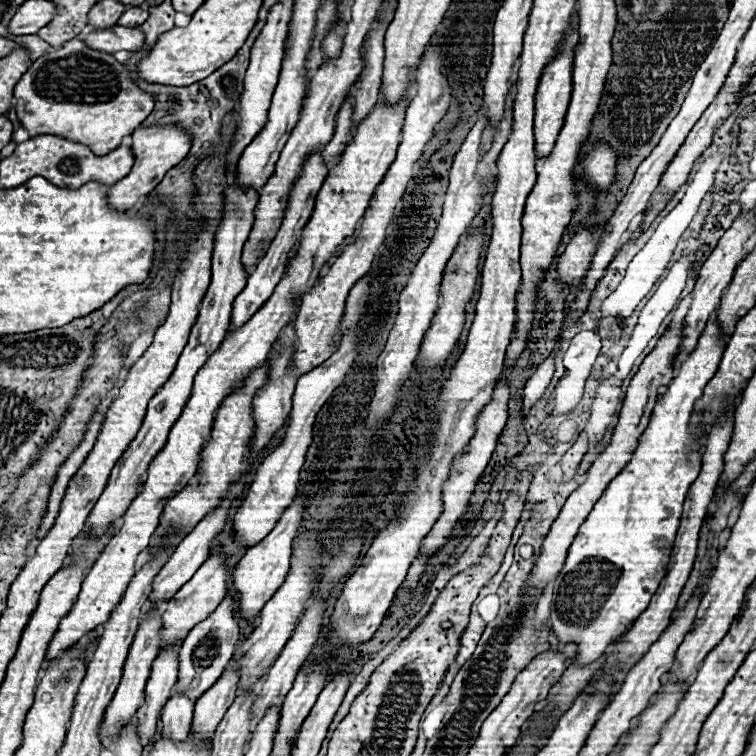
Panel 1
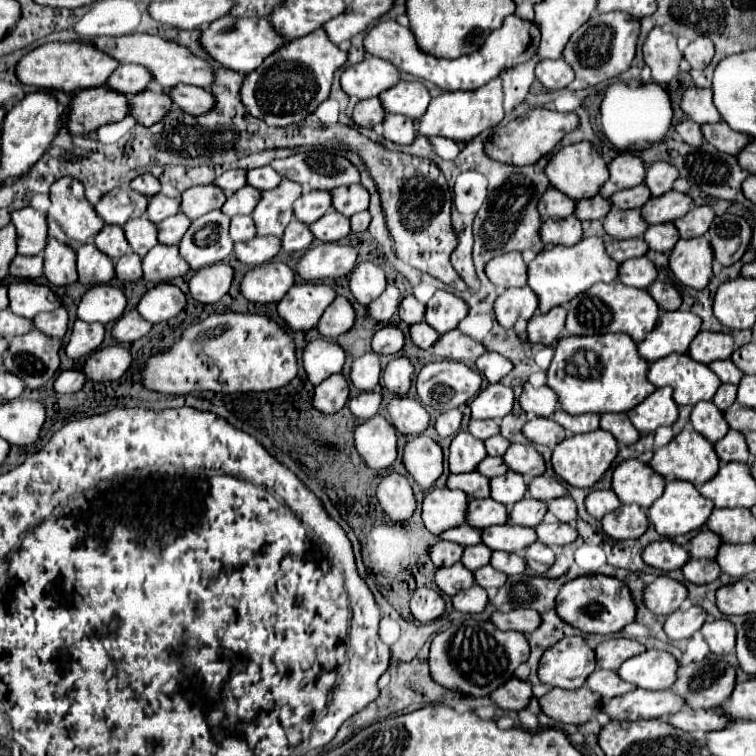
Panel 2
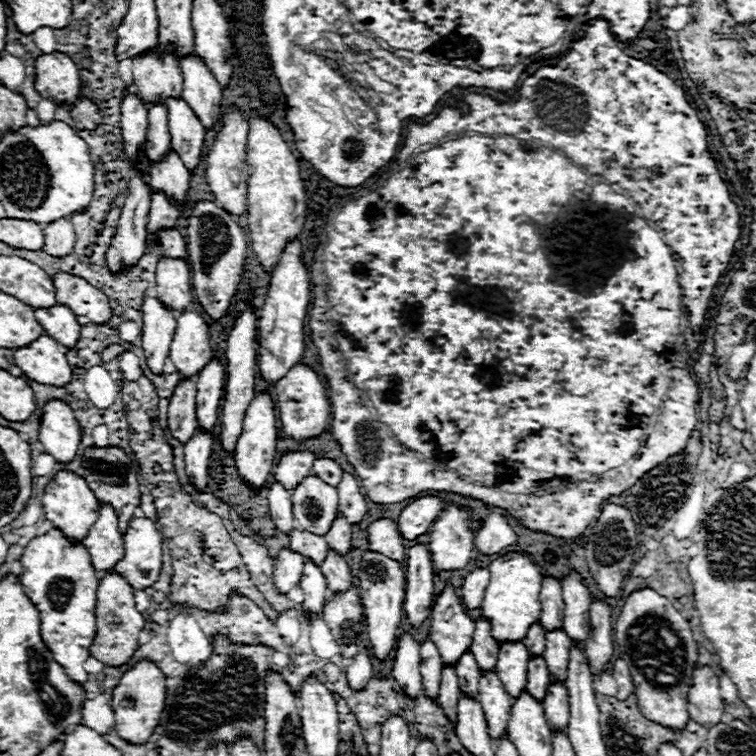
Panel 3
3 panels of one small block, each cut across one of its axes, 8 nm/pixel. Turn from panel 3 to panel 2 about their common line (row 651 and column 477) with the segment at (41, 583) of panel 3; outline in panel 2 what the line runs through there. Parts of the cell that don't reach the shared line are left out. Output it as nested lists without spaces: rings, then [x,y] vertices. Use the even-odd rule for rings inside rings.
[[[508,16],[504,20],[502,28],[494,30],[486,38],[486,42],[482,44],[482,48],[478,52],[466,54],[456,60],[446,60],[446,58],[436,58],[436,56],[428,56],[426,52],[422,52],[416,46],[416,40],[414,40],[414,34],[410,28],[400,26],[394,20],[388,20],[388,22],[376,24],[368,32],[368,36],[364,40],[364,48],[372,56],[388,60],[400,72],[408,72],[416,78],[432,82],[432,84],[440,86],[442,90],[476,90],[476,88],[488,84],[490,80],[494,80],[496,76],[500,76],[502,70],[508,70],[518,64],[524,64],[526,60],[532,60],[538,52],[538,42],[540,42],[540,30],[534,22],[522,20],[518,16]]]

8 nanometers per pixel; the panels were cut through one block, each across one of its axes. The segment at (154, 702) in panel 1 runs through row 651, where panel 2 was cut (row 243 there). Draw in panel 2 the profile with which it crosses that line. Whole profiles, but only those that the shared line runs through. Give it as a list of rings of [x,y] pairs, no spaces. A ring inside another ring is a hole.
[[[182,212],[162,220],[162,224],[158,224],[158,240],[160,244],[180,244],[182,236],[186,234],[190,226],[190,218],[182,216]]]

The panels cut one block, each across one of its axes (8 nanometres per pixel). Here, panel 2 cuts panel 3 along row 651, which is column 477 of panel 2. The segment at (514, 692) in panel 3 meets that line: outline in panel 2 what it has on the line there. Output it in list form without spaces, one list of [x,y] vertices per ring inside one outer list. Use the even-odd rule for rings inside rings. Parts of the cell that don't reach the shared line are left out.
[[[492,498],[470,500],[468,504],[468,524],[474,528],[490,528],[496,524],[504,524],[510,520],[508,516],[508,508]]]

